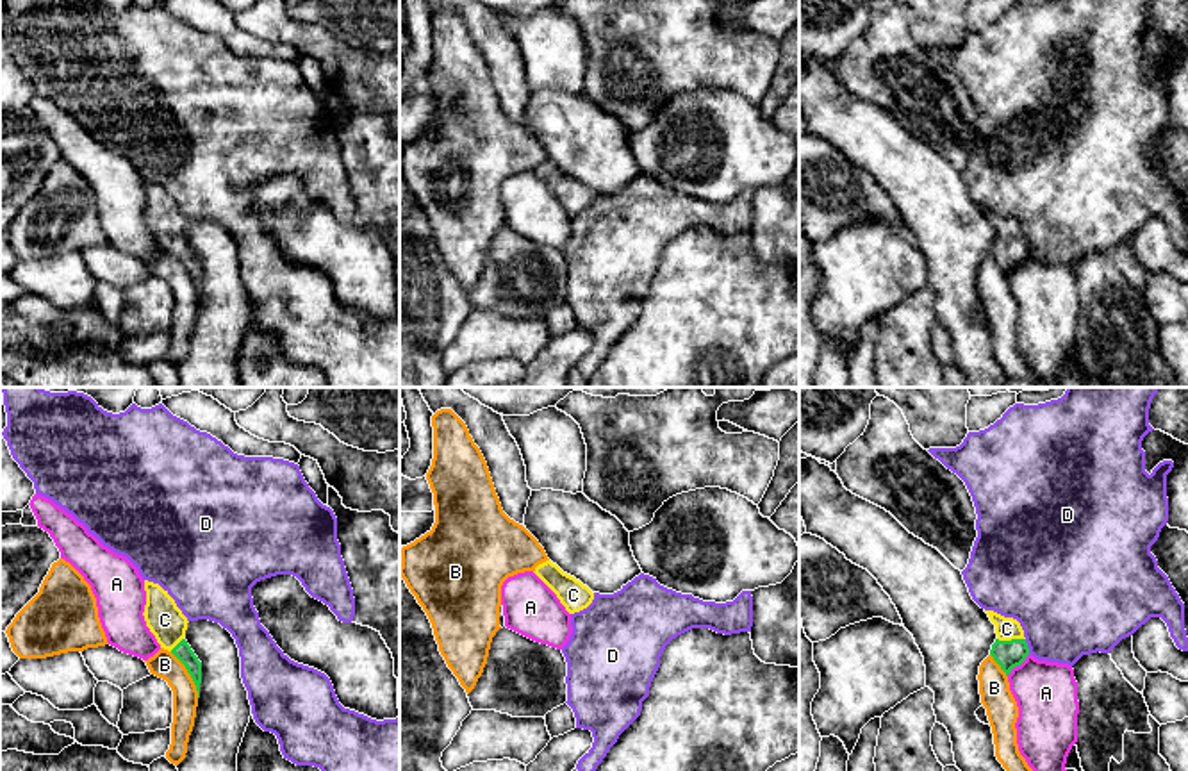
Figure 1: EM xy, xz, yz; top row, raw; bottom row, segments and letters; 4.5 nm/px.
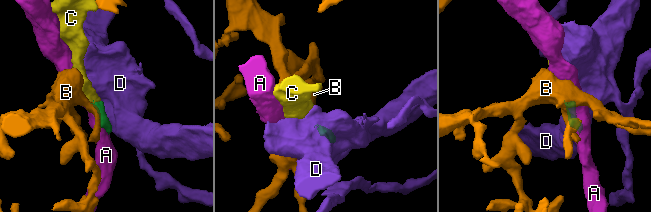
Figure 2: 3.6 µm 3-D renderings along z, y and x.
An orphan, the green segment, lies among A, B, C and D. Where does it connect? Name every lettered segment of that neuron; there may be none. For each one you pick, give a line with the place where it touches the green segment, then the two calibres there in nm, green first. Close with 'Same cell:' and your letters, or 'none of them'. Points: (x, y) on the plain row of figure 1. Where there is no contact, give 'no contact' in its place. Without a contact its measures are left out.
C: yz (1012, 240) | 130/110 nm
Same cell: C

